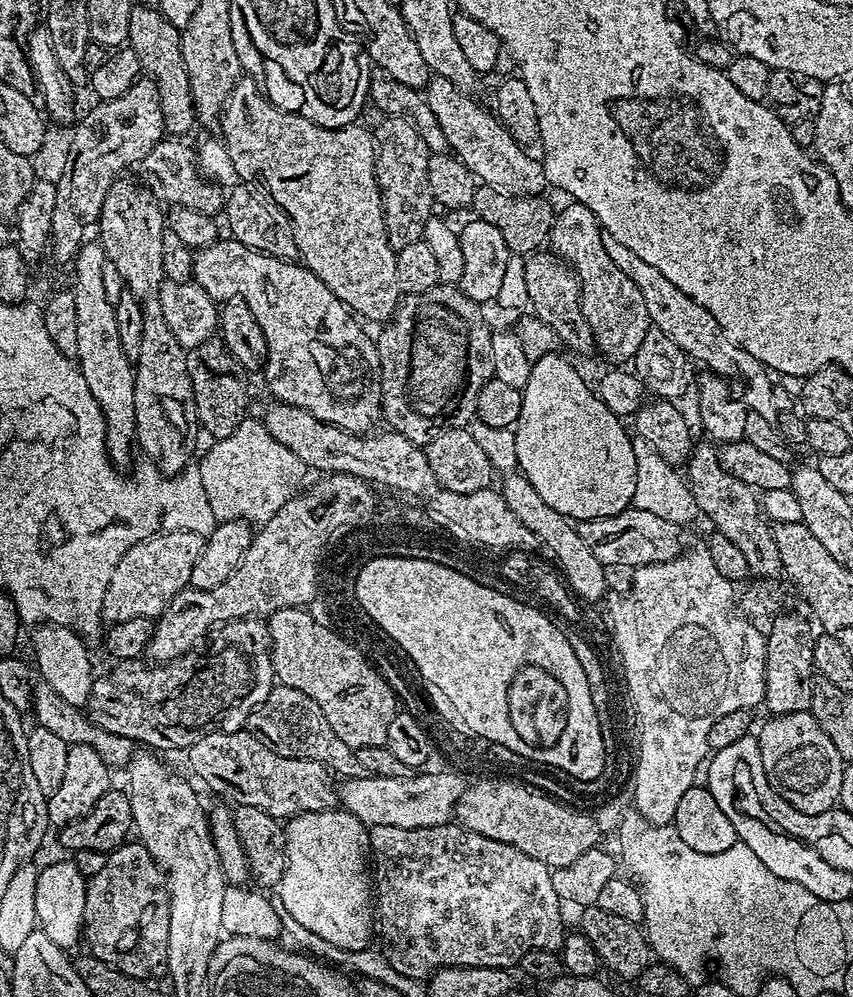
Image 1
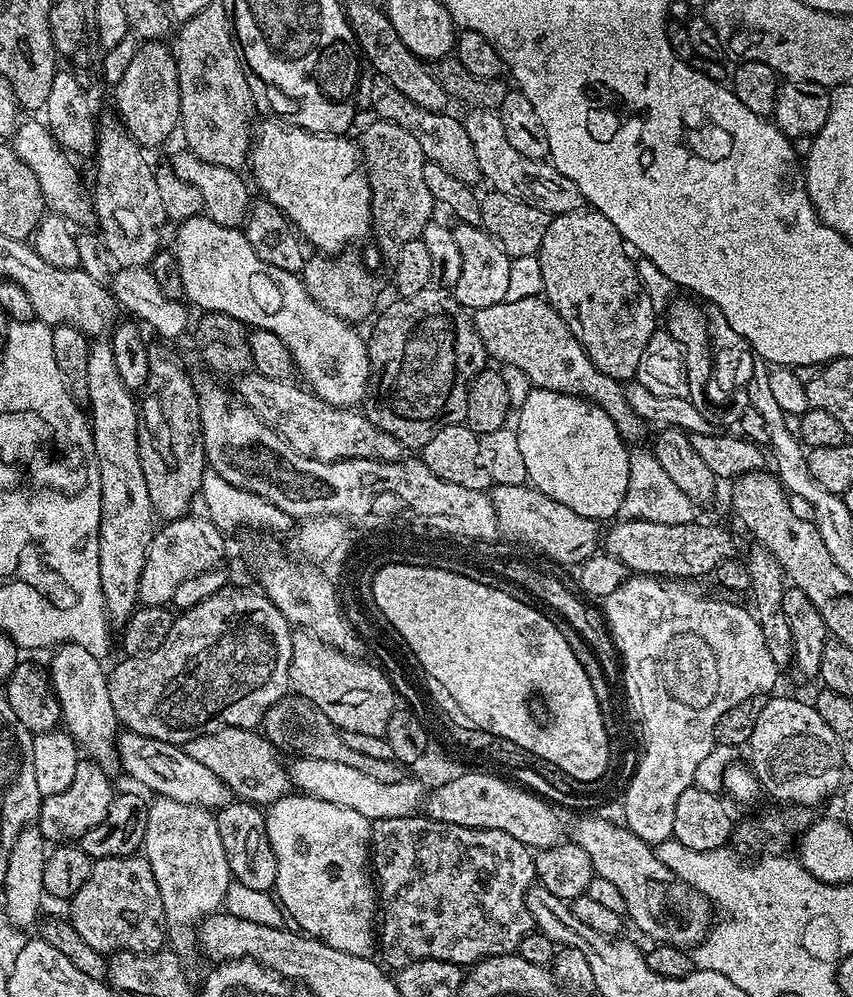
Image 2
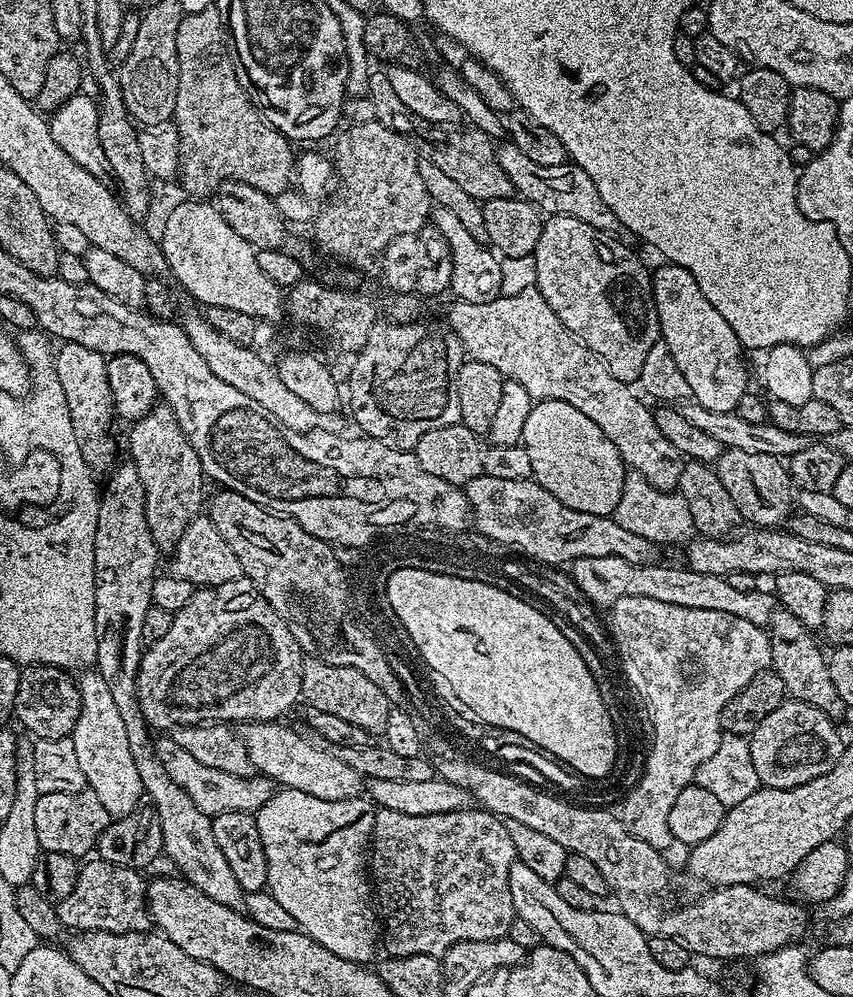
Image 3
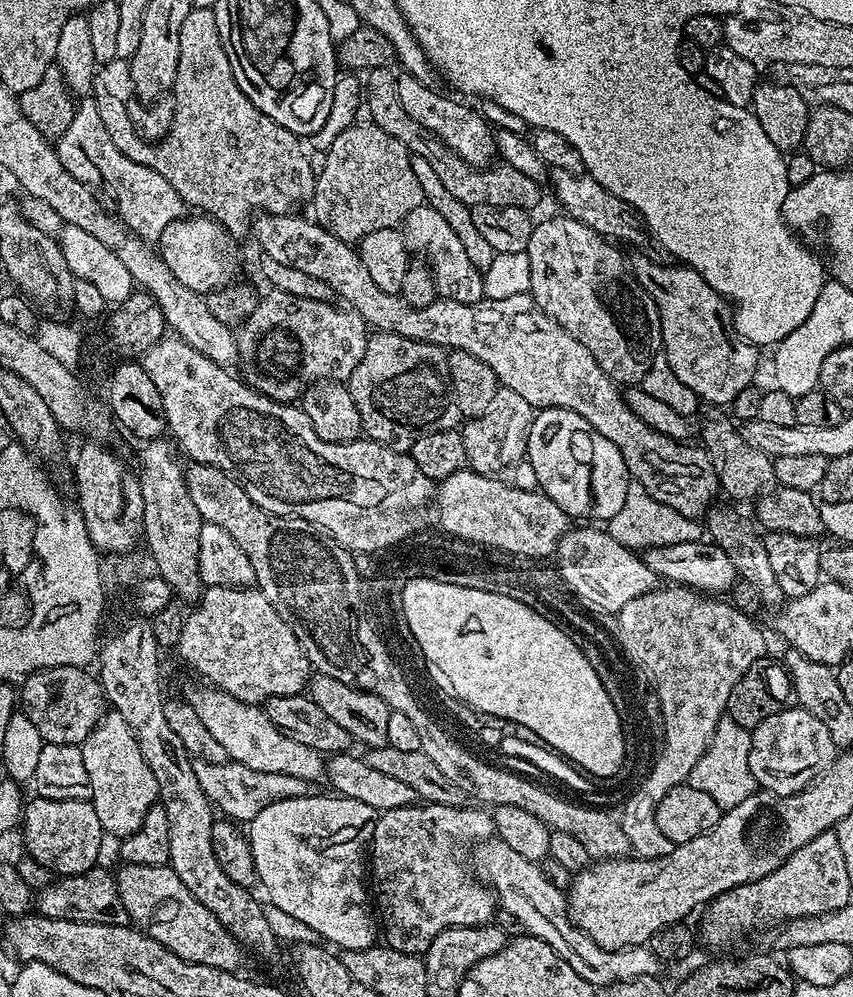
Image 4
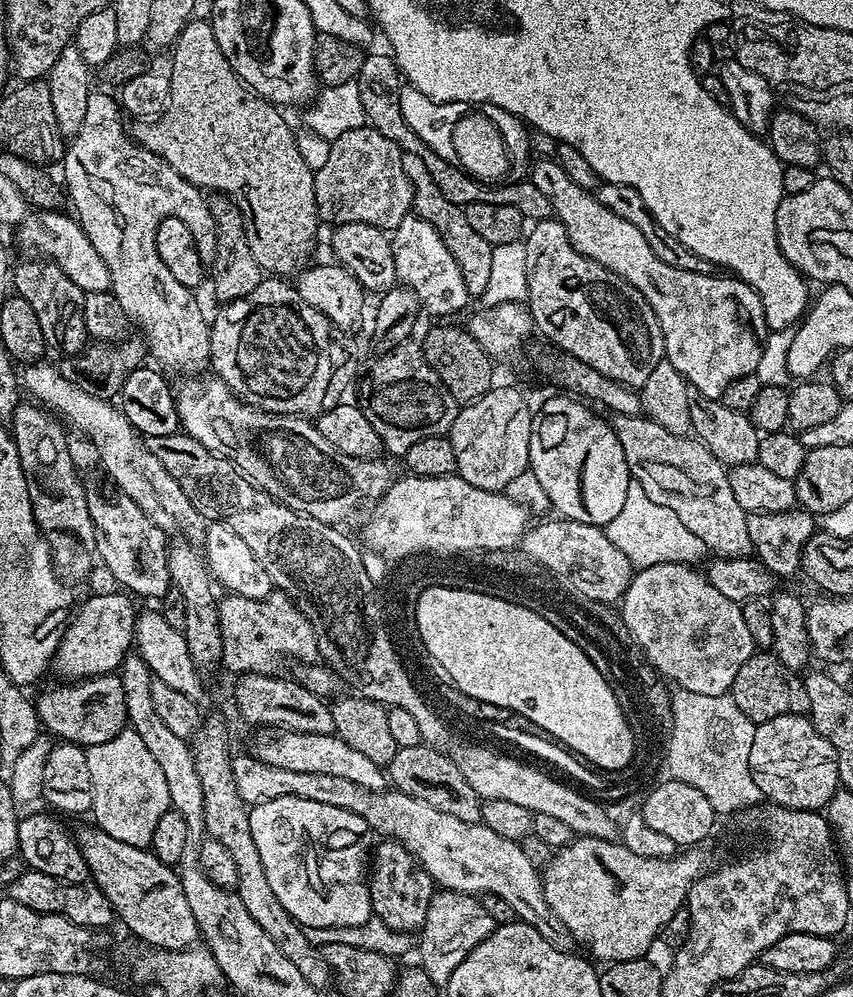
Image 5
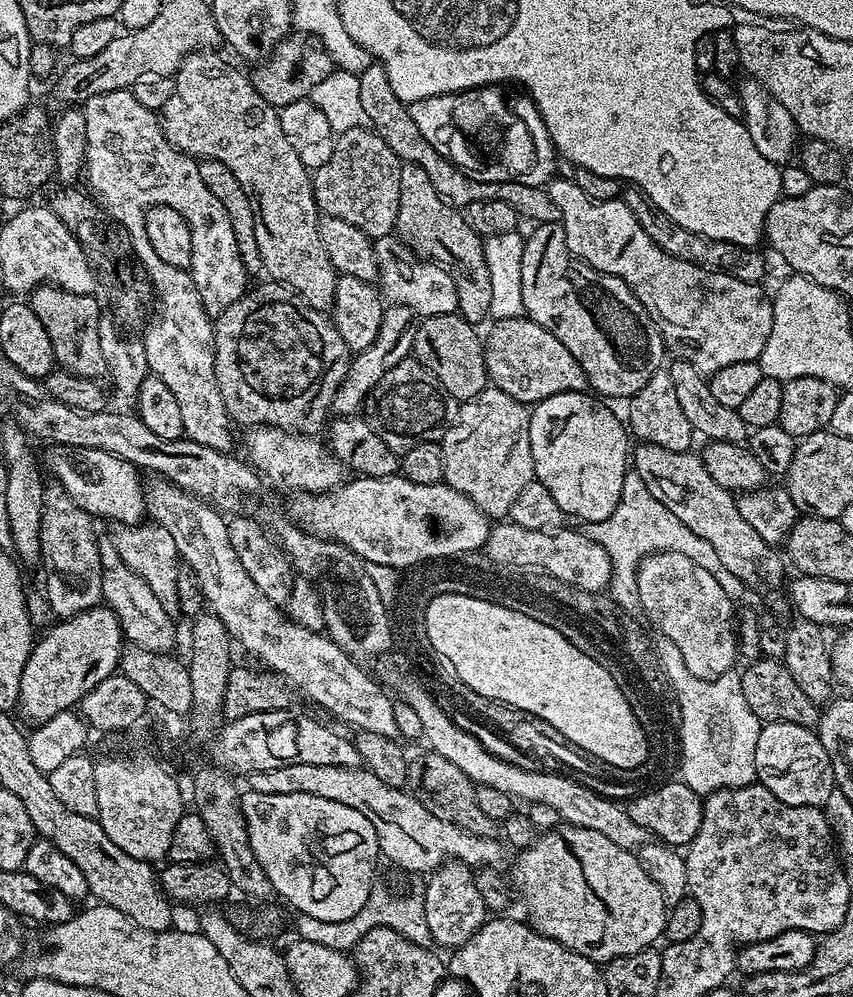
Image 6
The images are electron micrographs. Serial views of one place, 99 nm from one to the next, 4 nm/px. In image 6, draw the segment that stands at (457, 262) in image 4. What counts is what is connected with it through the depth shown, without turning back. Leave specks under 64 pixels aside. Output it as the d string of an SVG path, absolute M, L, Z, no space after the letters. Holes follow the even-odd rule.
M396 234L378 237L374 243L380 275L378 288L385 301L406 306L420 318L457 311L458 290L451 271L445 265L417 256Z

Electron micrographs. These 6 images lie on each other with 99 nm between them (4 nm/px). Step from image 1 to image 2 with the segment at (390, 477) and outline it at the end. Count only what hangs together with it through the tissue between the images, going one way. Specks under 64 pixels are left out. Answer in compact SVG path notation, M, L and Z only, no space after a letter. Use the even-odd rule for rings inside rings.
M249 370L239 377L238 395L249 408L273 428L285 442L294 446L298 454L314 458L318 462L334 463L336 460L398 460L402 456L402 445L386 430L378 430L363 411L350 408L335 408L320 400L307 387L291 384L291 379L266 378L262 373Z

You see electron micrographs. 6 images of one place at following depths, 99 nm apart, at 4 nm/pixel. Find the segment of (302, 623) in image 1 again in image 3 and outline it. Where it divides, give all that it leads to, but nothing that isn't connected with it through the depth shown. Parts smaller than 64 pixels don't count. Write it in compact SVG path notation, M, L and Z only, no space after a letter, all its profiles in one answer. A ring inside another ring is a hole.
M315 658L305 659L302 670L302 686L300 695L303 703L309 708L326 710L326 714L334 714L353 726L362 726L373 738L383 737L386 730L386 718L390 711L390 701L366 674L358 674L358 670L346 666L334 666Z

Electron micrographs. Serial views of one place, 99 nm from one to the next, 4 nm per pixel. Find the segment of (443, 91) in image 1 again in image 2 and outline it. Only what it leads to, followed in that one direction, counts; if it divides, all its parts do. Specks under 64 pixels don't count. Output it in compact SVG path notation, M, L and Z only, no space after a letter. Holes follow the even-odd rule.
M473 108L463 117L464 129L470 136L474 146L474 158L479 175L489 180L495 191L506 194L518 202L526 202L526 206L538 206L538 210L549 214L575 212L581 207L582 197L578 186L559 172L551 162L526 158L526 154L518 154L510 142L506 142L506 130L502 130L502 122L495 111Z

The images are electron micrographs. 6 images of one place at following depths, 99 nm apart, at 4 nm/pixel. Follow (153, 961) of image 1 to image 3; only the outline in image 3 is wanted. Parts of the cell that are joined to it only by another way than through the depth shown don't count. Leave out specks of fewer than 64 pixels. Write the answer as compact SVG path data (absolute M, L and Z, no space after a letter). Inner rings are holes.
M99 858L92 859L80 864L78 882L74 882L74 890L70 890L70 895L62 898L62 902L56 905L61 925L76 932L126 934L149 931L153 923L148 912L145 877L140 877L143 875L137 869L114 866Z

